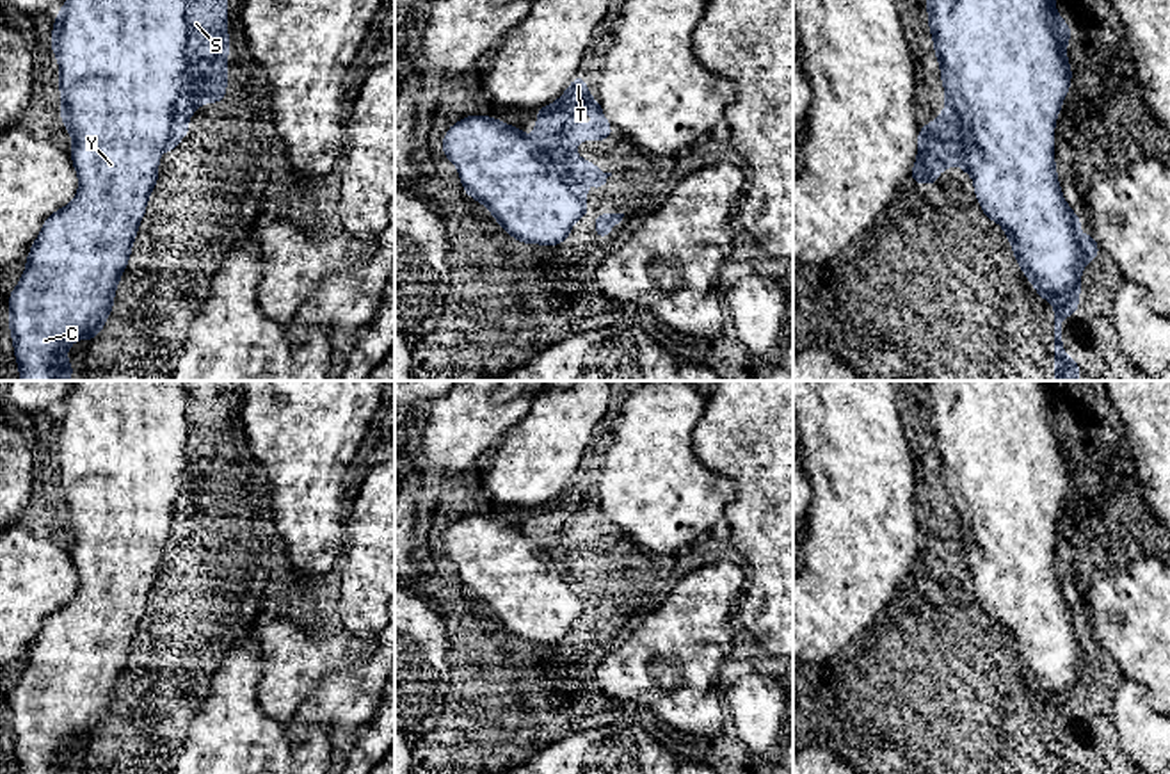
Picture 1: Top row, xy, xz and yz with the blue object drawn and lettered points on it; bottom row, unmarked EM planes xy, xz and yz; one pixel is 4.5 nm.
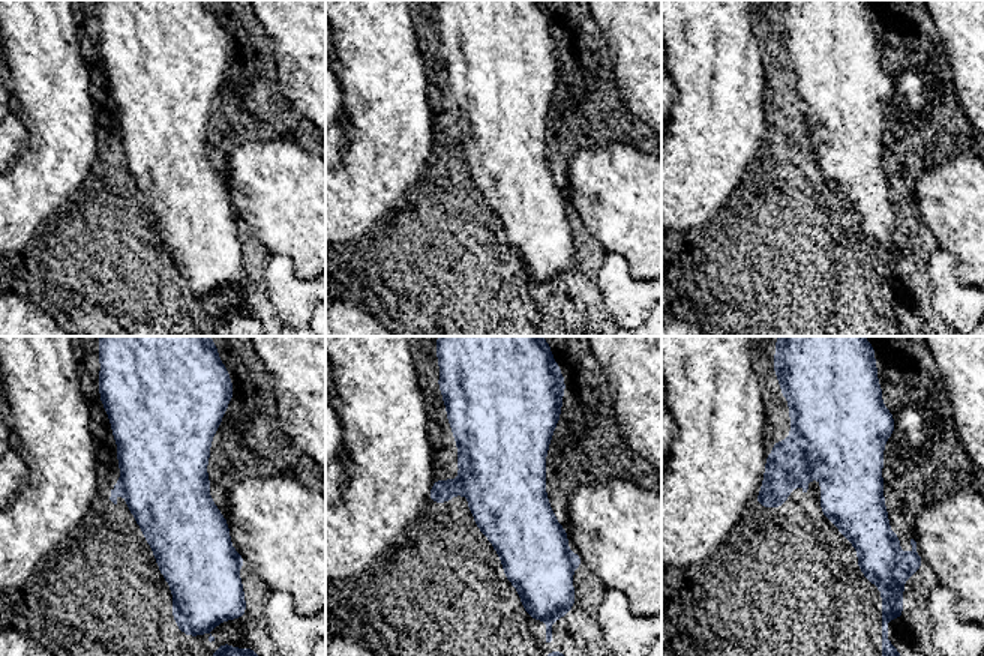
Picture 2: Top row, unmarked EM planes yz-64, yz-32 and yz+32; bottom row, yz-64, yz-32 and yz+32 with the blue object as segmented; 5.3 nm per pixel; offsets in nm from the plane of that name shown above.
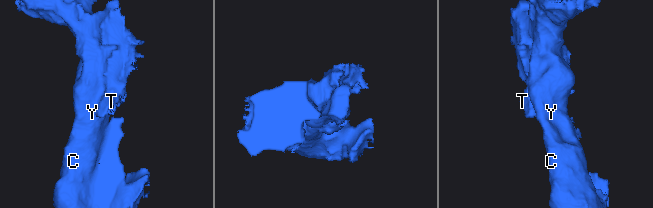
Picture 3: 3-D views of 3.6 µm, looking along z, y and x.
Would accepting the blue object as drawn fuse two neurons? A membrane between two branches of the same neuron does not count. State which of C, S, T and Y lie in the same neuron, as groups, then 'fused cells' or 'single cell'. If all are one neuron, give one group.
C S T Y | single cell

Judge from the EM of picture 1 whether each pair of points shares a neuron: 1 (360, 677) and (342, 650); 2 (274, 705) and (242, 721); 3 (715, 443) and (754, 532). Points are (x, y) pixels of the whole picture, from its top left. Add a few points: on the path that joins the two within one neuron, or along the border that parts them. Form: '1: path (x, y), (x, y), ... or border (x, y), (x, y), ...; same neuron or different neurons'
1: border (376, 644), (367, 657), (333, 673), (317, 689); different neurons
2: border (260, 669), (258, 705), (267, 716), (287, 725); different neurons
3: path (738, 465), (754, 481), (754, 509); same neuron

